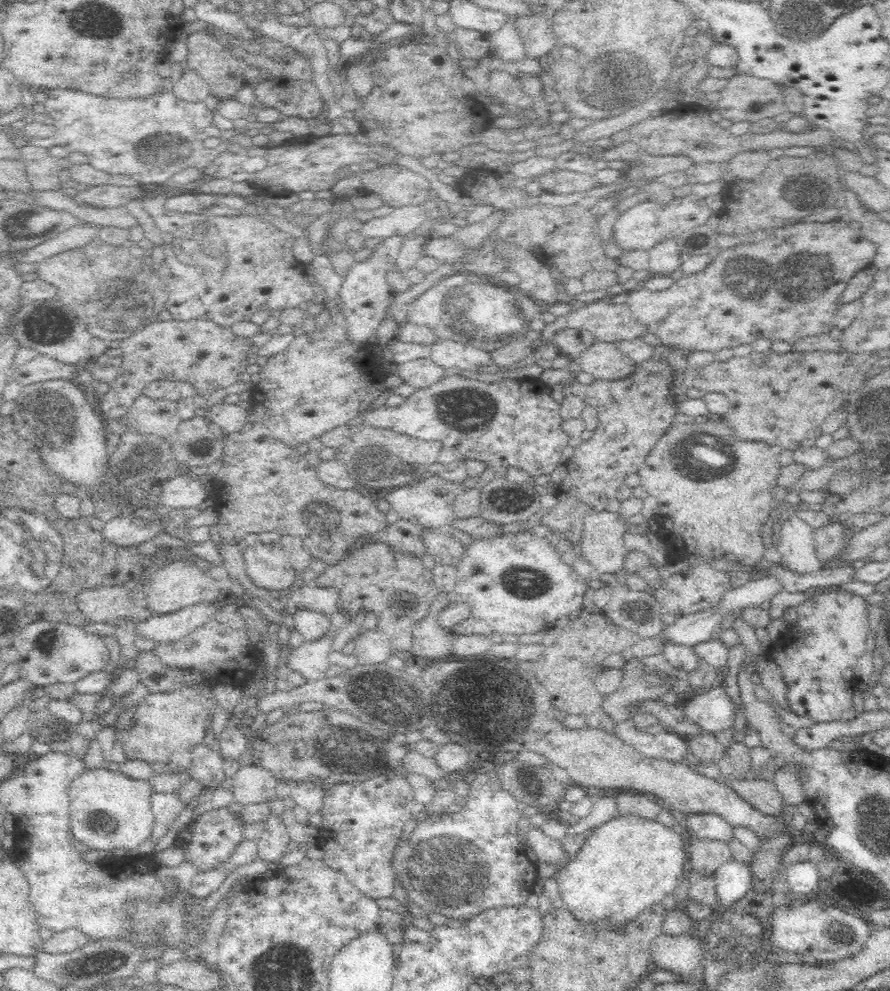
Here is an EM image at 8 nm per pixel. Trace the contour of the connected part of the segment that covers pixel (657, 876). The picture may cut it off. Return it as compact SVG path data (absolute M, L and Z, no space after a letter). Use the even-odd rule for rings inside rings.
M618 814L616 818L612 818L612 820L608 820L608 822L604 822L604 824L600 824L600 826L596 827L596 830L589 837L584 836L584 842L581 846L581 849L577 852L576 856L566 863L565 867L562 867L558 872L553 874L553 880L555 881L555 891L553 892L553 896L555 901L562 907L565 907L567 911L578 920L582 922L592 923L592 922L602 922L602 920L607 920L607 922L615 922L615 924L620 924L622 926L630 923L636 916L640 914L640 912L644 912L646 908L651 907L652 904L662 903L665 897L671 895L678 886L680 886L681 882L684 880L684 861L686 859L686 849L684 847L684 841L687 840L686 835L685 838L682 837L680 833L680 829L674 827L666 827L657 820L646 820L645 818L640 818L639 816L634 816L632 814L628 814L628 816L624 816L623 814Z

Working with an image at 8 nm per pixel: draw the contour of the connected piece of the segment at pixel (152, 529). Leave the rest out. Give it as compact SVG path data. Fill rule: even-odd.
M121 516L106 522L101 534L106 542L124 548L151 540L161 531L158 521L148 523L138 516Z

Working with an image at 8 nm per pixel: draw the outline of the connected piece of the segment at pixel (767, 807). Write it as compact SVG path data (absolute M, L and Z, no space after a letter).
M746 778L729 781L729 787L760 812L776 816L784 806L781 794L771 780Z

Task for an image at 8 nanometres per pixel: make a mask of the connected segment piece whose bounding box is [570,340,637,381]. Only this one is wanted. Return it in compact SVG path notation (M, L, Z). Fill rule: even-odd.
M595 340L576 358L570 358L580 364L580 368L592 374L596 380L614 380L631 374L636 368L634 358L620 352L615 343Z

